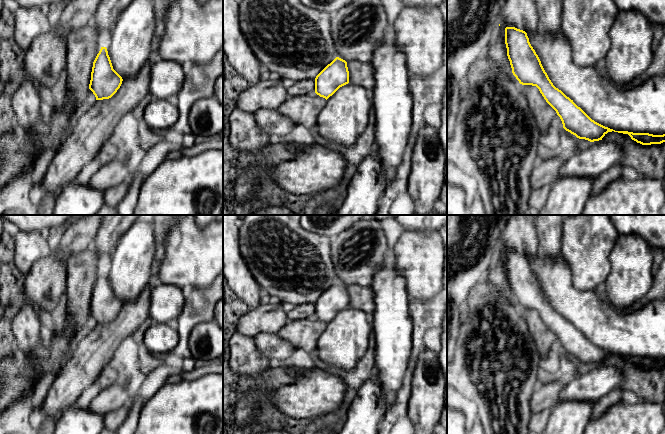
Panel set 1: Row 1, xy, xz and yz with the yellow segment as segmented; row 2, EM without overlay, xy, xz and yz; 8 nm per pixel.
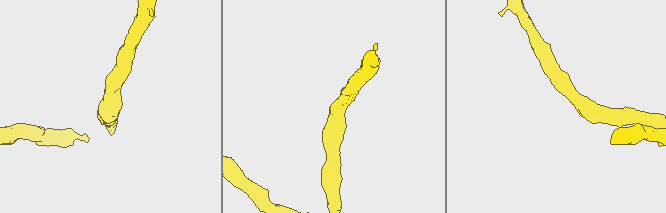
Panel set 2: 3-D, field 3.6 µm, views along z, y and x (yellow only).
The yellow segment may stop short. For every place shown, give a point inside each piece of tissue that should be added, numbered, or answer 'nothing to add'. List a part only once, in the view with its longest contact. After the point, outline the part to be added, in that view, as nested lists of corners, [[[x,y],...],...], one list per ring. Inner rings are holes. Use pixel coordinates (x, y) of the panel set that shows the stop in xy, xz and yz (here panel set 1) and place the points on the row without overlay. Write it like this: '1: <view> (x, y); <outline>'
1: yz (641, 333); [[[539,251],[527,260],[553,309],[592,344],[615,355],[665,358],[665,299],[650,301],[637,311],[618,310],[603,302],[594,290],[579,290],[573,284],[571,268],[562,254],[549,258]]]

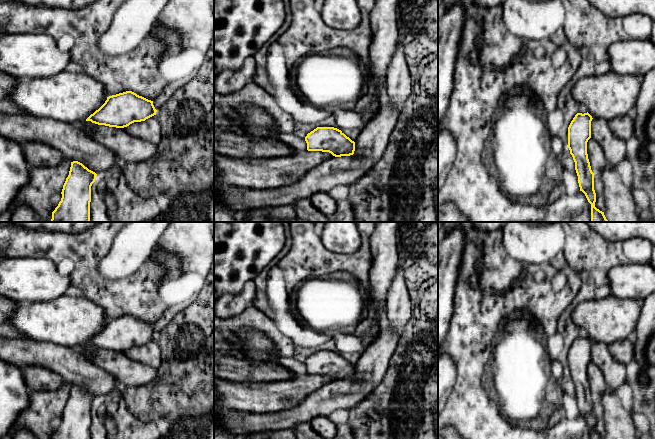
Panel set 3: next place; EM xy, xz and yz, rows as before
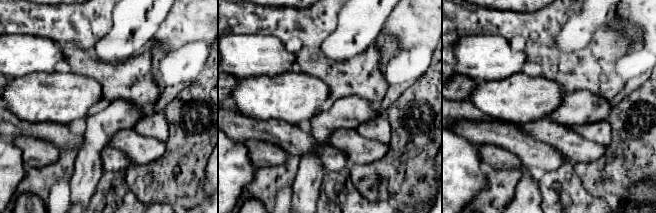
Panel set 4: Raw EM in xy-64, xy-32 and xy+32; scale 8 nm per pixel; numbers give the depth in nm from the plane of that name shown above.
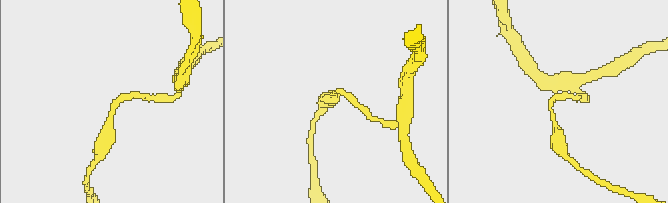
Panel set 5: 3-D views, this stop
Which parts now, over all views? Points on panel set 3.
nothing to add

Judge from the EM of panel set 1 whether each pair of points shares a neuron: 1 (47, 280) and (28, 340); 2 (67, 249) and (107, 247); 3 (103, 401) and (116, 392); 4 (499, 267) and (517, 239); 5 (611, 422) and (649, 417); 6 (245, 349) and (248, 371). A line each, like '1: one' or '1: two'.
1: two
2: one
3: one
4: one
5: one
6: one

